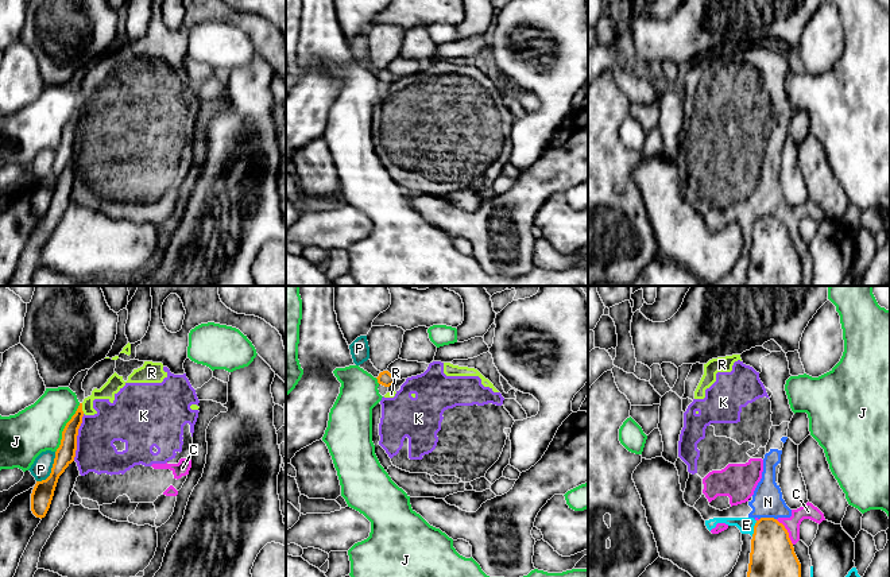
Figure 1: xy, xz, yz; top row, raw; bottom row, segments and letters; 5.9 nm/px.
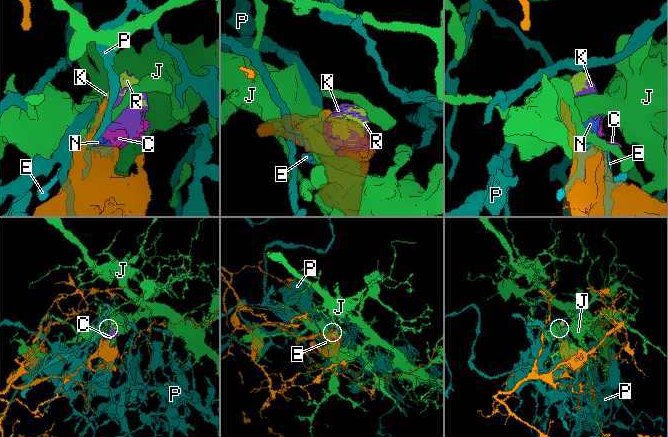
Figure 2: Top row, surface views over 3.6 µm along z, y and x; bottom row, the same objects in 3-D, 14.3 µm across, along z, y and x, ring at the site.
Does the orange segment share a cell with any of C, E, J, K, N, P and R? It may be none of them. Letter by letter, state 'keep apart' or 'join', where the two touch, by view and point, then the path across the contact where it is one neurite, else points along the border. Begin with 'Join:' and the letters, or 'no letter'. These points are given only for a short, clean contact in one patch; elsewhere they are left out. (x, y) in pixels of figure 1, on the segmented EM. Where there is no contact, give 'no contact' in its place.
Join: no letter
C: keep apart | yz (786, 531) | along yz (776, 519), (784, 526), (793, 543)
E: keep apart | yz (754, 529)
J: keep apart | xy (65, 428)
K: keep apart | xy (76, 437) | along xy (84, 414), (73, 460)
N: keep apart | yz (767, 518)
P: keep apart | xy (51, 469)
R: keep apart | xy (81, 409) | along xy (81, 403), (84, 413)

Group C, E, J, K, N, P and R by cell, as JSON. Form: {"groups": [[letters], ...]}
{"groups": [["C", "E", "K", "N", "R"], ["J"], ["P"]]}

